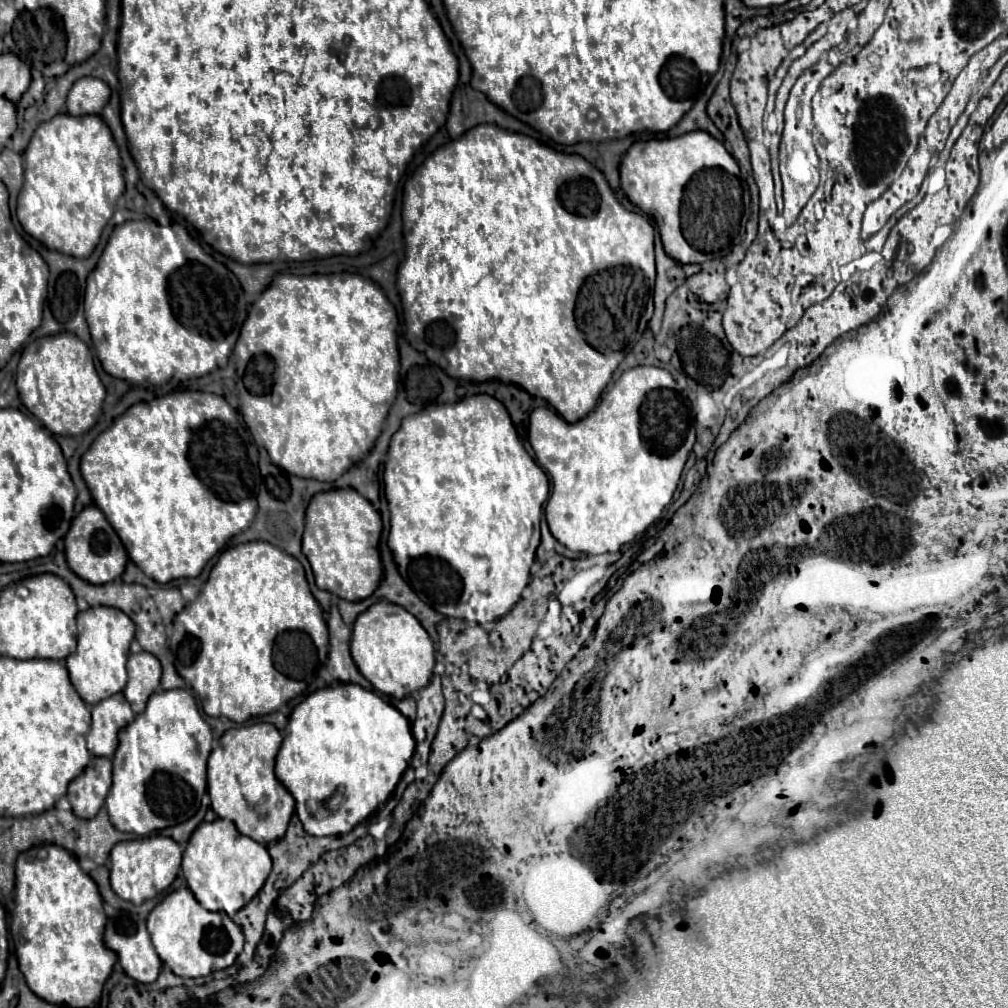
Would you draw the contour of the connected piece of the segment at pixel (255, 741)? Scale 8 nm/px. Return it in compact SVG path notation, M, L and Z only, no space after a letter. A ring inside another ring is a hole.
M254 723L226 731L208 759L208 795L212 811L220 819L234 821L240 835L252 837L262 845L282 839L294 815L296 801L274 773L280 745L282 735L272 723Z

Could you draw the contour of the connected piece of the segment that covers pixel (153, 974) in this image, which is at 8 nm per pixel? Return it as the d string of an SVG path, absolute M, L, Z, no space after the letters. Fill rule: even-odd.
M118 913L108 919L104 941L118 953L118 961L128 977L138 983L154 983L158 979L162 961L152 947L144 919Z

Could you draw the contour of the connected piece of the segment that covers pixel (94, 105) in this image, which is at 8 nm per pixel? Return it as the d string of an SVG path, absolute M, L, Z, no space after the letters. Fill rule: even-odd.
M82 77L78 79L70 93L68 93L68 113L78 117L78 115L100 115L104 105L110 99L110 87L94 77Z

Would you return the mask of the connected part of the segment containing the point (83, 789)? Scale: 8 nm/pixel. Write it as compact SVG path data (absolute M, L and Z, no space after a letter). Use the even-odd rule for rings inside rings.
M94 757L92 763L78 775L68 787L68 801L72 811L80 819L92 819L104 805L108 789L112 785L112 761L106 757Z

